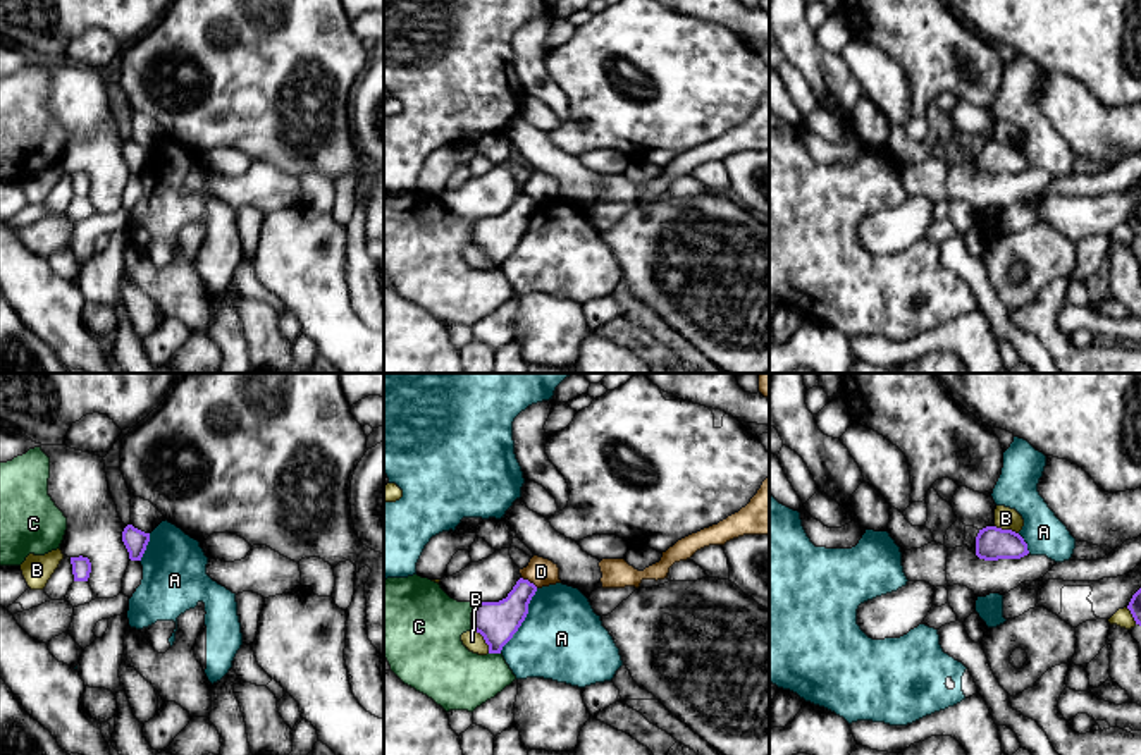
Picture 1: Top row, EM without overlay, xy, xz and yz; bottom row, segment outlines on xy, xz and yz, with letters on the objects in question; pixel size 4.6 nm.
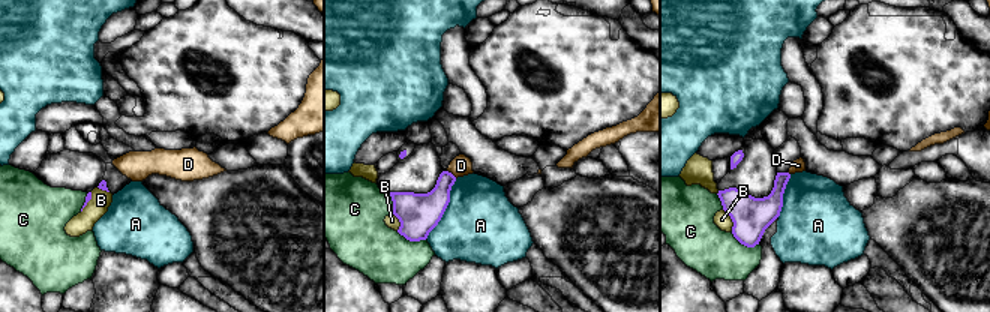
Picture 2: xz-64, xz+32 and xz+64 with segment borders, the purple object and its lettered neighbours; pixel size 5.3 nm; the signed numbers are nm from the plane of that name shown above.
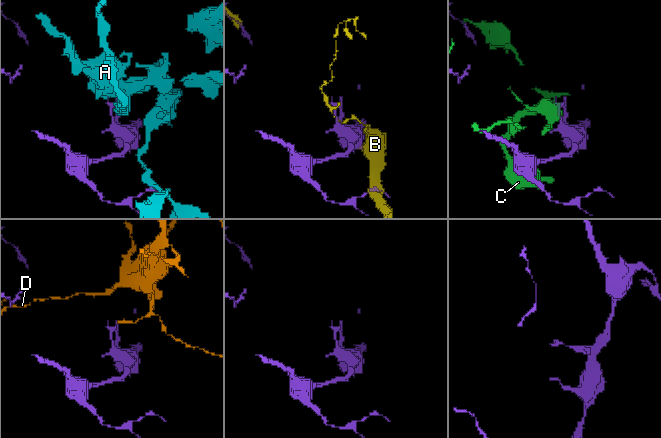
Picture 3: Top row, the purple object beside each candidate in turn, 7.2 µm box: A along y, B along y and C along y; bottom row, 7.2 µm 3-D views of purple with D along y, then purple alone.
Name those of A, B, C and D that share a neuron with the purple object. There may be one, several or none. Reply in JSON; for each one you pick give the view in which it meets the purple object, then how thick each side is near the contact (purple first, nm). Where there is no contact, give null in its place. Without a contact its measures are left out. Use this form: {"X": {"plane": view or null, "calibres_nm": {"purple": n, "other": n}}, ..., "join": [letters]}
{"join": []}

